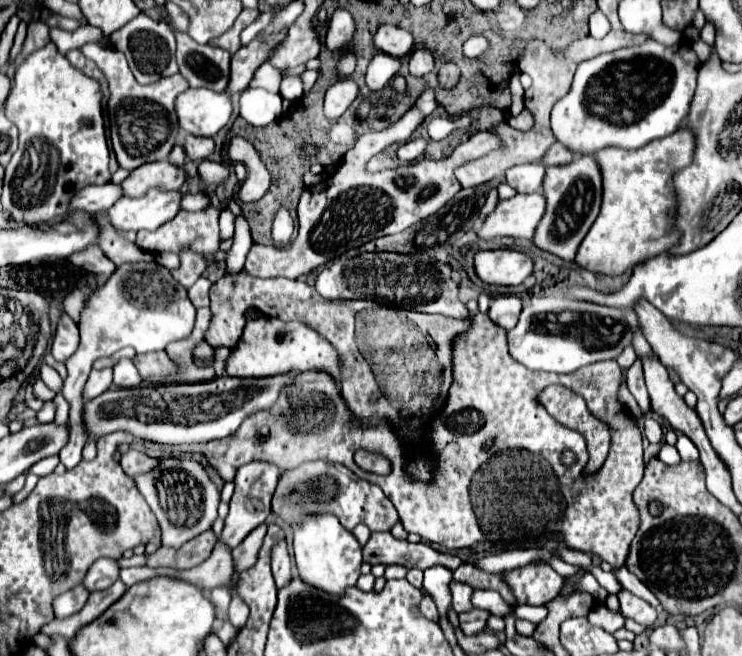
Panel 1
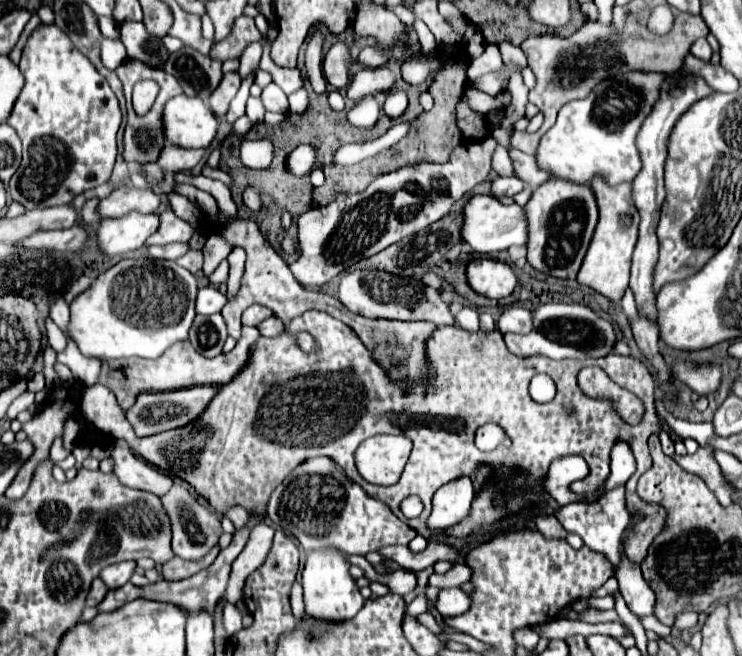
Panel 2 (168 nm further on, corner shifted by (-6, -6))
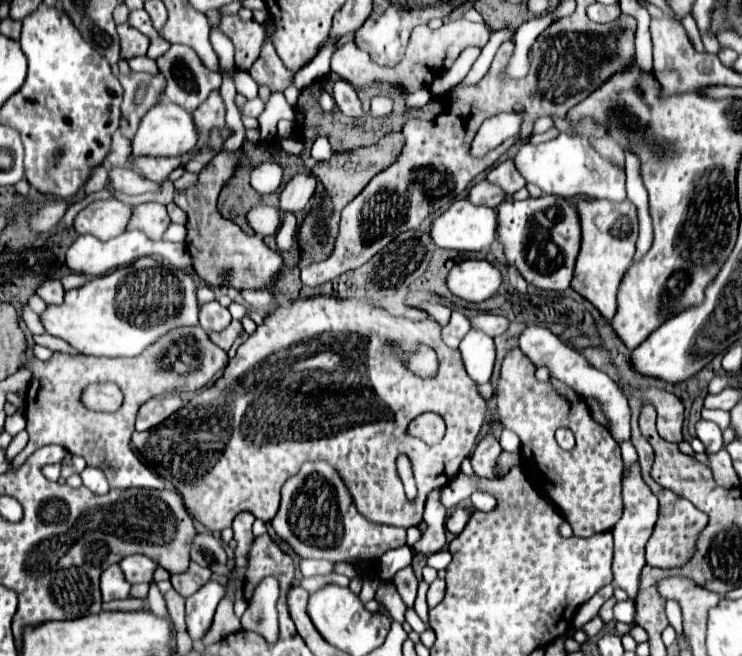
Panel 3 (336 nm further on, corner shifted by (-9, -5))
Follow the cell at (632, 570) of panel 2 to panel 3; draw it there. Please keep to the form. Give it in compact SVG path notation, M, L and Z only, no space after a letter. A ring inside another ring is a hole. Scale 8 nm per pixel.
M633 466L629 474L625 474L623 478L623 516L611 530L615 536L615 554L613 554L615 580L613 582L619 588L623 588L631 600L635 600L639 594L639 576L641 576L641 568L645 566L645 544L653 532L657 514L659 514L657 496L653 496L653 492L641 480L639 466Z

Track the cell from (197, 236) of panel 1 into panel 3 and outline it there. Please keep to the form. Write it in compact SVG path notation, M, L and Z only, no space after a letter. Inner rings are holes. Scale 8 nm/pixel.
M149 202L149 204L139 204L135 206L133 218L127 226L127 230L143 230L151 240L161 240L165 230L169 228L171 218L165 210L163 204L157 202Z

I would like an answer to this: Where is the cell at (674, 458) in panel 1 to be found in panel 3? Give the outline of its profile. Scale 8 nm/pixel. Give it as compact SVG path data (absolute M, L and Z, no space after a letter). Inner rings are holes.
M699 420L697 422L697 438L705 446L705 454L715 454L723 448L723 438L721 438L721 428L715 422L709 420Z

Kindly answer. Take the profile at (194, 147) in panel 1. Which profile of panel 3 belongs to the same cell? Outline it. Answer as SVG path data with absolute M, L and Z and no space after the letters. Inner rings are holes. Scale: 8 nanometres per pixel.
M141 156L133 162L133 168L139 168L145 178L155 180L155 182L165 182L165 178L181 166L179 156L171 158L153 158L153 156Z

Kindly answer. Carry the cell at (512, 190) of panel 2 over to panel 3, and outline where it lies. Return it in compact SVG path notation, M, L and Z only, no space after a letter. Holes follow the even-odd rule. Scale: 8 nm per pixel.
M481 180L481 182L477 182L477 184L471 188L469 200L475 202L475 204L485 204L485 206L495 208L495 206L499 206L501 202L507 200L507 194L501 190L501 186L493 186L493 184Z

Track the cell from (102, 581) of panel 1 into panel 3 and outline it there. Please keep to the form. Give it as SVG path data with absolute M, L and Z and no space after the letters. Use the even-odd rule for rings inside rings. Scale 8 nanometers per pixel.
M133 554L133 556L127 556L119 562L125 578L129 584L137 584L137 582L151 582L153 580L153 570L157 568L157 564L143 556L143 554Z

